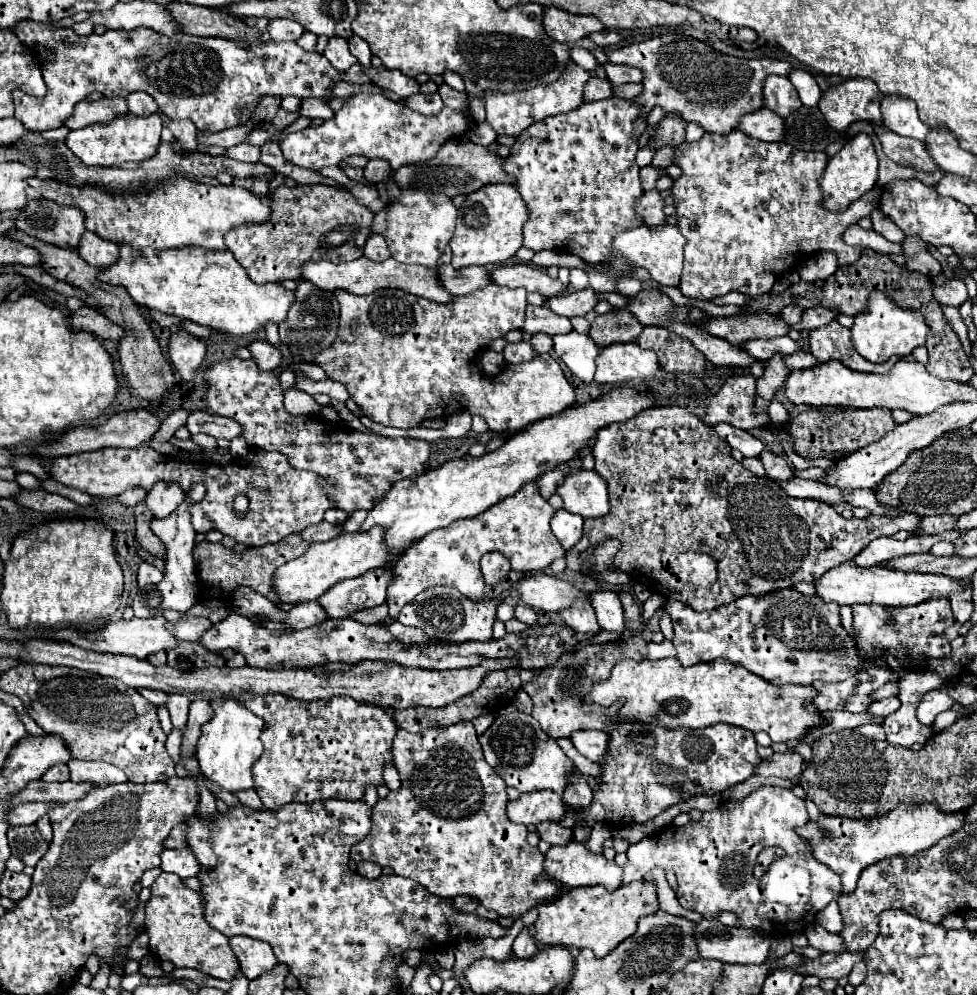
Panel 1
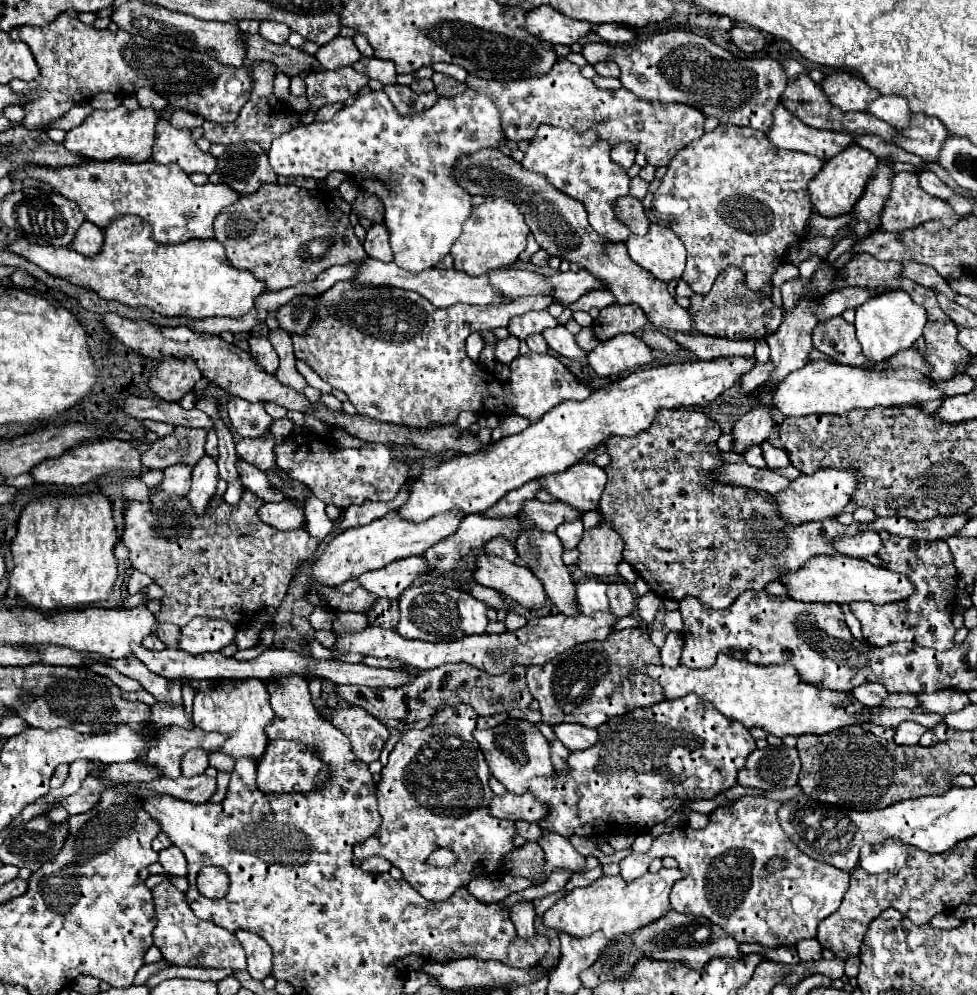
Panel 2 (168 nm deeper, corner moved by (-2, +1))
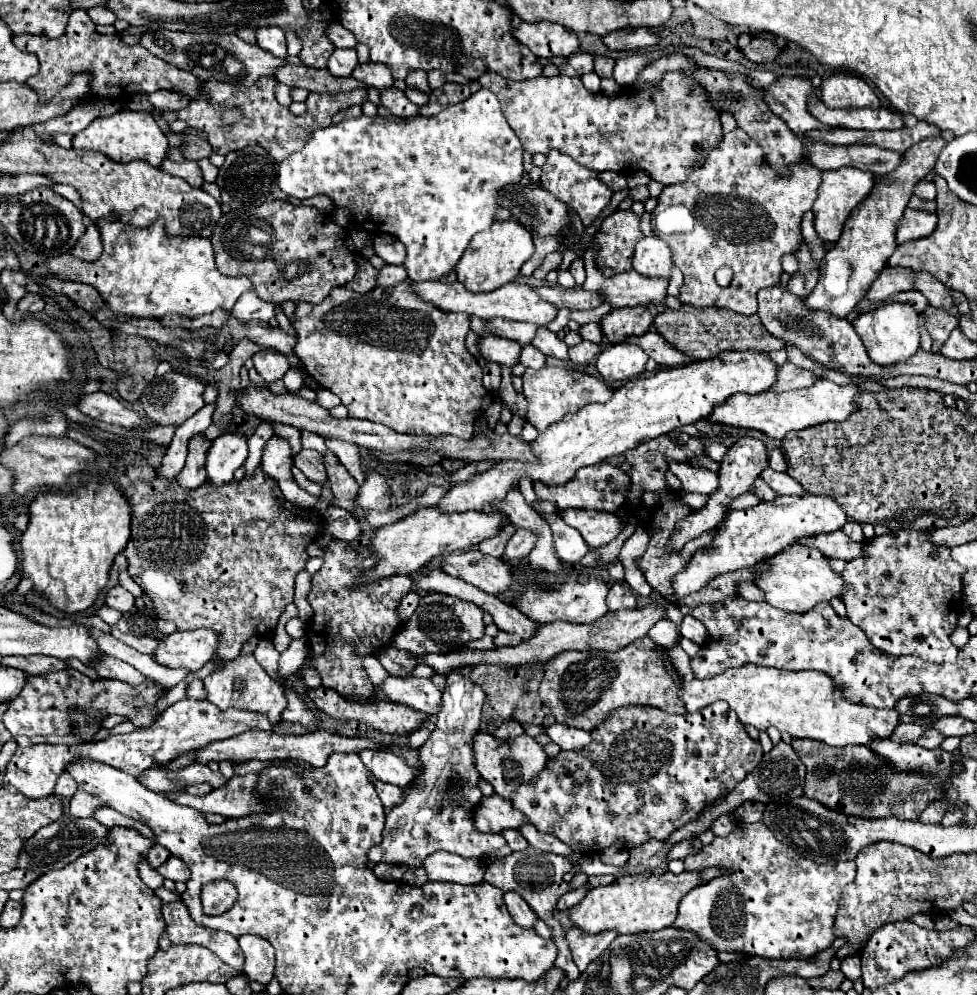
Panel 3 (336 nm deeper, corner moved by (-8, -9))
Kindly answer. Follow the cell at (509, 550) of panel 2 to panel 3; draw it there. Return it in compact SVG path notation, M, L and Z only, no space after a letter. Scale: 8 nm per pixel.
M518 528L516 534L506 544L504 558L508 558L508 560L512 560L512 558L524 558L524 556L530 554L532 548L534 548L534 534L530 534L528 530Z

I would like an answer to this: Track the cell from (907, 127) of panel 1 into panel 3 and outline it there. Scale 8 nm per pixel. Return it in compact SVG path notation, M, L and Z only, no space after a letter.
M812 100L810 112L830 126L856 128L856 130L896 130L904 126L898 112L888 108L862 108L862 110L830 110L820 100Z

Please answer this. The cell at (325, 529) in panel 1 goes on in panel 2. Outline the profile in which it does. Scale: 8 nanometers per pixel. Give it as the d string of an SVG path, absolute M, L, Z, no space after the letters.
M406 480L404 488L400 488L400 492L396 494L394 500L390 502L368 502L368 504L358 504L358 506L350 506L344 510L344 518L336 522L336 526L340 530L346 528L354 528L354 526L364 526L370 524L372 520L378 520L378 516L386 516L388 512L400 508L400 504L406 504L408 500L408 486L412 480Z

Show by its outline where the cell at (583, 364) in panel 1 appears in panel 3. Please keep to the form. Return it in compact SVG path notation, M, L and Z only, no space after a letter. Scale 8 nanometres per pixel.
M540 328L534 342L532 342L538 350L542 350L548 356L554 356L558 360L570 360L568 356L568 344L564 340L558 338L558 334L550 332L548 328Z

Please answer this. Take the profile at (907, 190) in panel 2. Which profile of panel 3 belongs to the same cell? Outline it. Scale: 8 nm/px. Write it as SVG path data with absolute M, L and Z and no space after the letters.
M906 208L902 220L898 222L896 242L904 244L904 242L910 242L910 240L930 236L934 228L936 228L936 214L930 214L926 210Z

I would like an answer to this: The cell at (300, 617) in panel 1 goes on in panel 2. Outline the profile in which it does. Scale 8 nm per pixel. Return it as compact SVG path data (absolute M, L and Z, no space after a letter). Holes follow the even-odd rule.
M318 606L312 614L310 614L310 624L314 630L330 630L332 628L332 620L334 620L334 614L328 612L326 608ZM324 626L330 626L330 628L324 628Z

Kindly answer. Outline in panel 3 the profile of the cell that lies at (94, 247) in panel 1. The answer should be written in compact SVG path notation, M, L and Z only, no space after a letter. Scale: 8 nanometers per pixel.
M88 224L84 236L74 246L72 256L76 256L78 260L94 262L100 254L102 254L102 238L100 238L100 232L98 232L98 228L94 224Z

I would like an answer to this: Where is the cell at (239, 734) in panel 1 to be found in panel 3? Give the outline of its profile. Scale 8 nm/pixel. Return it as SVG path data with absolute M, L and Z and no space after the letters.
M238 656L234 662L226 662L220 670L212 672L204 678L204 688L208 692L208 700L218 708L240 708L256 714L264 714L272 724L280 722L282 710L286 708L286 698L282 694L282 686L274 682L252 656Z

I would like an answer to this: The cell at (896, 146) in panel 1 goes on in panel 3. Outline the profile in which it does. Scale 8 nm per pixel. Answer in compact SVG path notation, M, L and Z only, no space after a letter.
M780 76L778 82L768 86L768 90L770 94L766 96L766 102L770 110L780 116L794 134L804 134L810 130L834 130L810 114L810 100L820 98L820 92L808 78Z

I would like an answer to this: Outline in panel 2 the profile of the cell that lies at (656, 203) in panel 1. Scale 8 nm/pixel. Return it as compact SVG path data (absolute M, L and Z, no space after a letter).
M622 196L616 200L616 216L620 216L620 222L630 228L632 236L644 236L648 232L648 218L644 214L644 206L640 200L632 196Z

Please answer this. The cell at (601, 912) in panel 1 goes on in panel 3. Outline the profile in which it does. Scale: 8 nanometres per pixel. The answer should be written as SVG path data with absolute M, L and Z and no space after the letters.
M706 868L702 872L682 872L672 874L666 872L662 876L644 874L644 876L620 876L608 886L590 888L580 904L572 906L570 922L586 934L600 934L606 930L616 930L618 934L640 934L640 932L656 932L674 924L678 914L678 902L684 894L688 894L694 886L700 886L714 876L720 876L724 870Z

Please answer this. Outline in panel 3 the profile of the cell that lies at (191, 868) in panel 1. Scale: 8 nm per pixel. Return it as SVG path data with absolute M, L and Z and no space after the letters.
M170 856L170 858L158 868L158 872L160 872L164 878L170 878L170 880L174 880L174 882L178 882L178 880L188 882L188 880L190 880L190 870L188 870L188 866L186 866L180 858L176 858L176 856Z

